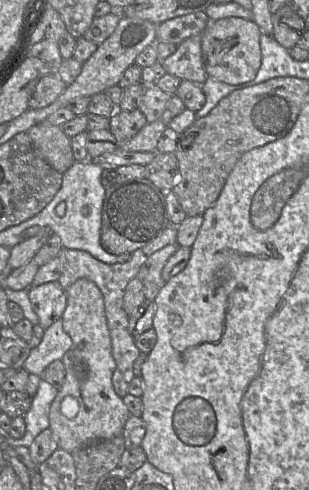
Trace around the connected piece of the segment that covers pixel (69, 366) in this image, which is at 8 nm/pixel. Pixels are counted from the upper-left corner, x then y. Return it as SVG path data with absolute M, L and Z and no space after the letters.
M80 278L65 292L62 327L70 336L72 346L61 360L66 375L50 408L49 428L58 447L72 453L96 441L122 435L130 413L112 385L116 363L101 291L92 281Z

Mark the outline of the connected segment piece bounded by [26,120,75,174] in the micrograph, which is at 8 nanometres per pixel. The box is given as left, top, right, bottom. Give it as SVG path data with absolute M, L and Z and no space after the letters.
M44 120L26 132L36 153L58 172L63 174L75 162L71 138L59 126Z

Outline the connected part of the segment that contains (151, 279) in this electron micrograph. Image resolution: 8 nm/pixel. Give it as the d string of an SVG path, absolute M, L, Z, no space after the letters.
M177 243L169 244L153 253L141 266L137 278L143 284L145 298L154 301L160 289L165 285L161 273L167 260L177 251Z

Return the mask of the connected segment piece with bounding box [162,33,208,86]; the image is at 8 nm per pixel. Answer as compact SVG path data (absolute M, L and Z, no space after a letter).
M202 33L193 35L178 44L175 53L162 61L166 73L200 86L208 75L202 57Z

